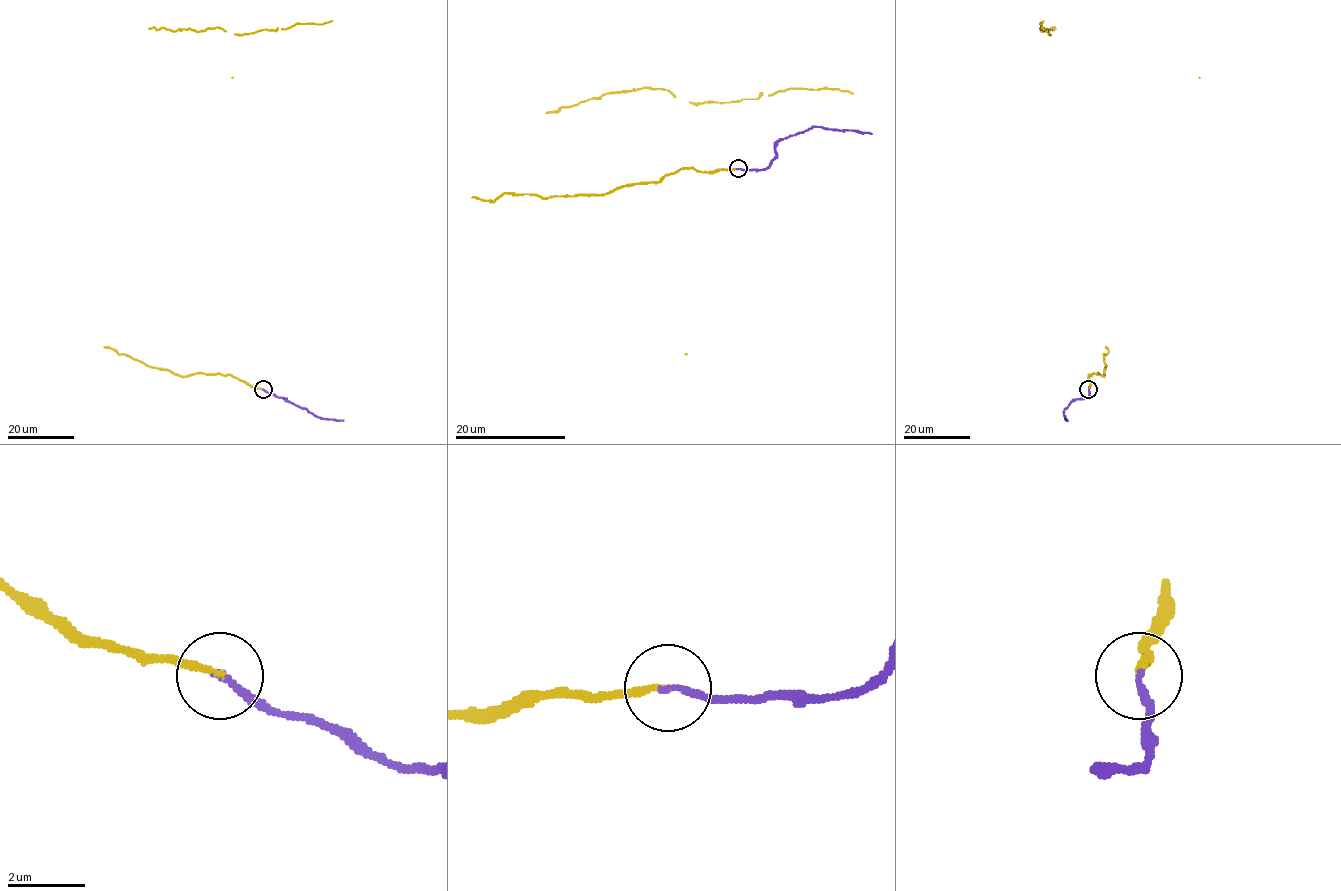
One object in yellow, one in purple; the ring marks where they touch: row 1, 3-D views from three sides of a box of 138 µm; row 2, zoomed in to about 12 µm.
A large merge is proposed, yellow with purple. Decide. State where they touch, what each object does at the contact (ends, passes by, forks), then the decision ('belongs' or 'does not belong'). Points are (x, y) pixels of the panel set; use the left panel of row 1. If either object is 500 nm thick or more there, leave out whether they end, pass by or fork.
at (263, 389); yellow ends there; purple ends there; belongs

